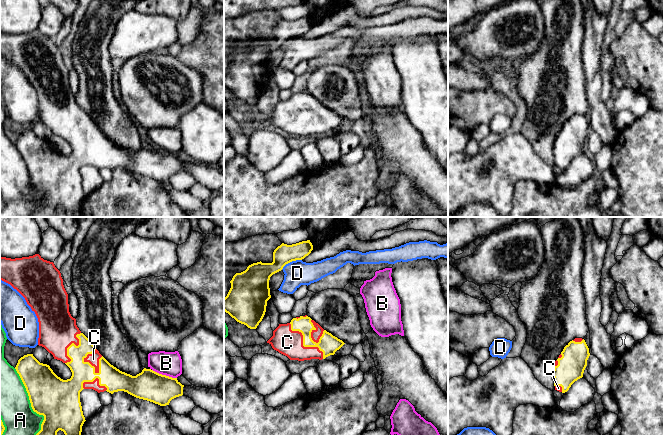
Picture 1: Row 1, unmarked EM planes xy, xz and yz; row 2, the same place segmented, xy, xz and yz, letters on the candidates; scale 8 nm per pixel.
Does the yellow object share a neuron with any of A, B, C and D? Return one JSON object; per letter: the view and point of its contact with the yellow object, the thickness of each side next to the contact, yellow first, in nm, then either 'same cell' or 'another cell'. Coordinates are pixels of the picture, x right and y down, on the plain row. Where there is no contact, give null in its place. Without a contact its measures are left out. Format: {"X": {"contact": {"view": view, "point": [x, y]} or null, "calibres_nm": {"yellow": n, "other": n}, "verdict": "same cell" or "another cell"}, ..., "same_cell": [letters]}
{"A": {"contact": {"view": "xy", "point": [31, 182]}, "calibres_nm": {"yellow": 340, "other": 360}, "verdict": "another cell"}, "B": {"contact": {"view": "xy", "point": [164, 151]}, "calibres_nm": {"yellow": 240, "other": 190}, "verdict": "another cell"}, "C": {"contact": {"view": "xz", "point": [303, 120]}, "calibres_nm": {"yellow": 160, "other": 200}, "verdict": "same cell"}, "D": {"contact": {"view": "xz", "point": [291, 37]}, "calibres_nm": {"yellow": 160, "other": 200}, "verdict": "another cell"}, "same_cell": ["C"]}

